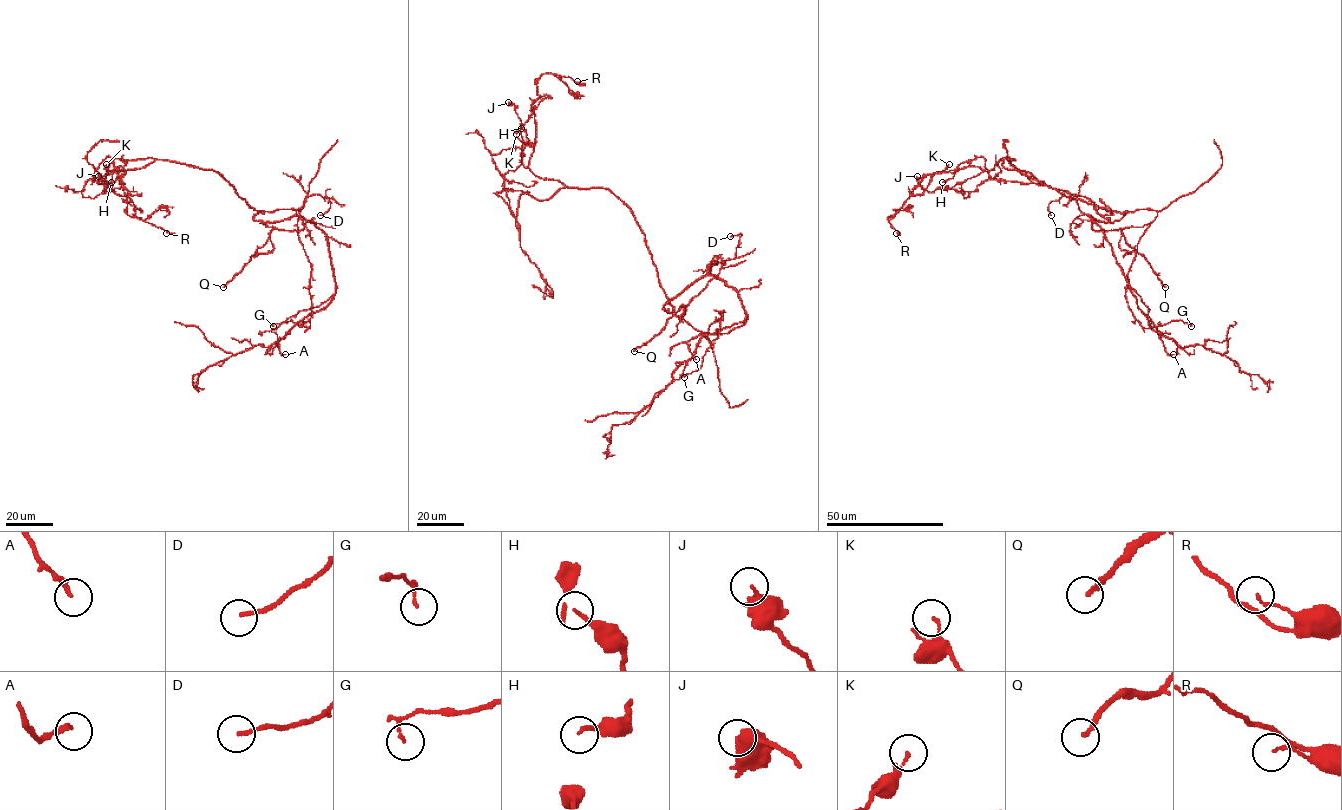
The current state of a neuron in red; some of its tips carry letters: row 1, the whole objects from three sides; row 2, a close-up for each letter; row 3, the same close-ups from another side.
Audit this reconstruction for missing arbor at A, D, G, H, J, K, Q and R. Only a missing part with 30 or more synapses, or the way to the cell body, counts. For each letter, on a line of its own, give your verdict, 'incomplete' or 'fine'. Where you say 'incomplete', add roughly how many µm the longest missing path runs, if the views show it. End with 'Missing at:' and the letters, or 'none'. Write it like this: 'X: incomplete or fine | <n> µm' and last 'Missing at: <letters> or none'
A: fine
D: fine
G: fine
H: fine
J: fine
K: fine
Q: fine
R: fine
Missing at: none

